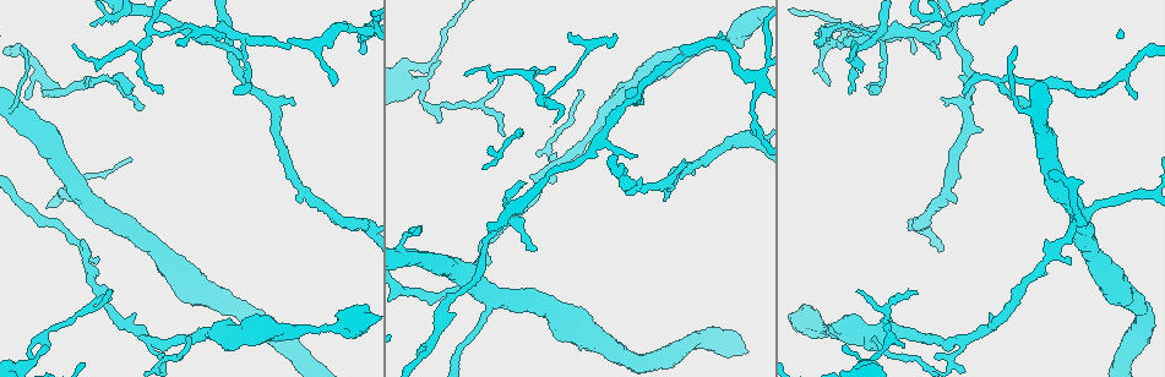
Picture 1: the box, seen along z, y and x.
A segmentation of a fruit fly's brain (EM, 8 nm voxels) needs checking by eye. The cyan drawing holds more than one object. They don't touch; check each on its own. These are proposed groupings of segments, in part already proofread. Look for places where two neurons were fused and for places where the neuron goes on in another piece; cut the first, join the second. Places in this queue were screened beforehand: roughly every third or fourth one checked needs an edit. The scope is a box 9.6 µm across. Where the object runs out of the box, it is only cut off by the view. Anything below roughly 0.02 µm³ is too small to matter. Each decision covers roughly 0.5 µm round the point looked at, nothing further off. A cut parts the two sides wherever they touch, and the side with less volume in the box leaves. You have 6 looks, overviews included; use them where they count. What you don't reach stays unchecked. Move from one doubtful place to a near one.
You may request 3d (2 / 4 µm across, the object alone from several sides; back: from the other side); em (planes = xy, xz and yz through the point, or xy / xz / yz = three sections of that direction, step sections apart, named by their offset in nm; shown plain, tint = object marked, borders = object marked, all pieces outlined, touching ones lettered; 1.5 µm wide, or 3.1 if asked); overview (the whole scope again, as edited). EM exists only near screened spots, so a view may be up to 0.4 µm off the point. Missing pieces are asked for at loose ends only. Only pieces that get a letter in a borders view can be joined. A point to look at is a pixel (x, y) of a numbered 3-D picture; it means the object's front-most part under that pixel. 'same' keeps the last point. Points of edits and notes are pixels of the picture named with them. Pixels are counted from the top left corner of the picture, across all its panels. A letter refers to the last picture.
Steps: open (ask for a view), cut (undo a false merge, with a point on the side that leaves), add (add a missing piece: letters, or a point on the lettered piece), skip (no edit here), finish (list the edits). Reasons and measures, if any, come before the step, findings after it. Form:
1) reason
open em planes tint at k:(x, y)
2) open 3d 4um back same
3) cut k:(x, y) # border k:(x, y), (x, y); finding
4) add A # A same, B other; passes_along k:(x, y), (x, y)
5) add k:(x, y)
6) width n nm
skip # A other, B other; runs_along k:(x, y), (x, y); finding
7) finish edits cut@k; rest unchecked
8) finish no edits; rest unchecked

tapers out
open em xy step 8 borders at 1:(130, 93)

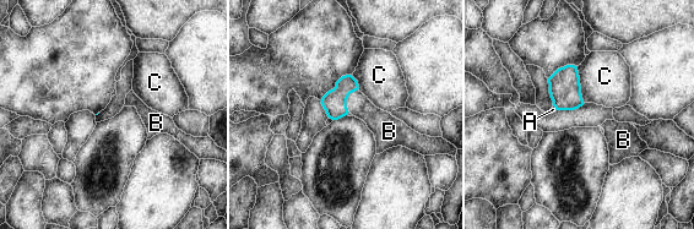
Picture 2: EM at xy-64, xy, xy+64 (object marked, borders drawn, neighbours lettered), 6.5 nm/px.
add B # A other, B same, C other; passes_along 2:(335, 102), (347, 98), (377, 120); the neuron continues

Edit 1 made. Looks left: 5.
see it whole again
open overview

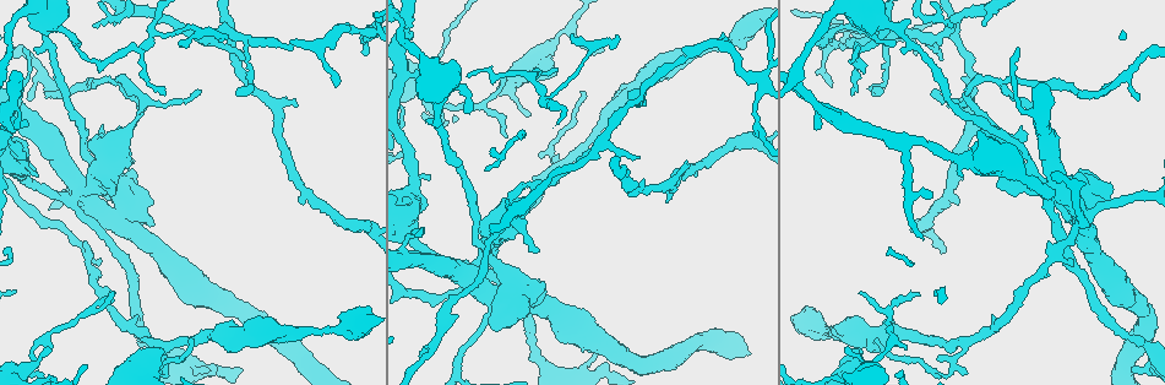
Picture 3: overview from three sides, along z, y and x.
free end
open em xz step 8 tint at 3:(24, 47)

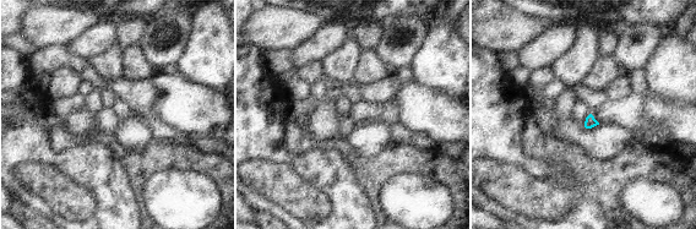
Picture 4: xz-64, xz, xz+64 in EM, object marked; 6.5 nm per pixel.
another direction
open em planes borders same

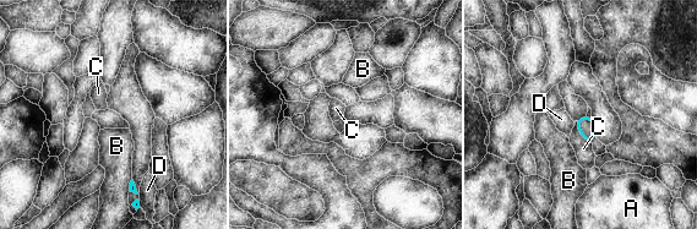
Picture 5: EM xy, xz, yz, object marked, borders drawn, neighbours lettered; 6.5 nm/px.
longest_contact C 160 nm
skip # A other, B other, C other, D other; border 5:(577, 121), (580, 132), (591, 141); none of them fits

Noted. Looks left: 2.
an open end
open em xy step 8 tint at 3:(986, 24)

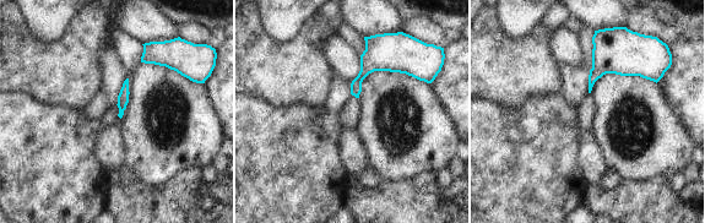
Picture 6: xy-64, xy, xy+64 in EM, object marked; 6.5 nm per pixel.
cut it another way
open em yz step 4 borders same

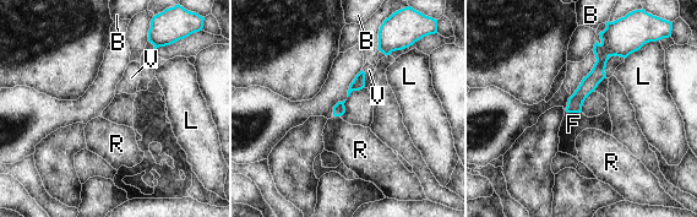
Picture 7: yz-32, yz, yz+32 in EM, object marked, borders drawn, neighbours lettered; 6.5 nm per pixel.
skip # B other, F other, L other, R other, V other; runs_along 7:(626, 49), (602, 60), (570, 109); none of them fits

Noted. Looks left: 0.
finish edits add@2; rest unchecked

